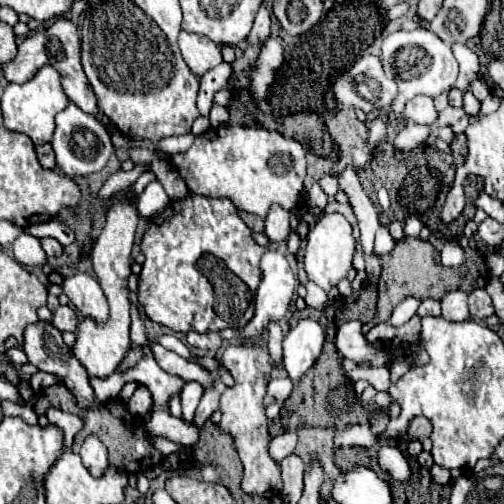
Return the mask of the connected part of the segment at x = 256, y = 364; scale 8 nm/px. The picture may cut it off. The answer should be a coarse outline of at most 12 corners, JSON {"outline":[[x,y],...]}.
{"outline":[[232,344],[222,364],[221,428],[244,464],[250,496],[282,490],[262,404],[266,346]]}

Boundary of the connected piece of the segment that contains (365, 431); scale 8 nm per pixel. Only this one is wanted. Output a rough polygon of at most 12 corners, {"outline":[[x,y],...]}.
{"outline":[[368,424],[350,426],[334,436],[334,450],[340,446],[374,446]]}

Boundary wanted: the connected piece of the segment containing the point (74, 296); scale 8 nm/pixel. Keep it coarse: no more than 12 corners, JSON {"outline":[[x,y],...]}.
{"outline":[[90,274],[64,278],[64,294],[84,318],[100,326],[110,306]]}

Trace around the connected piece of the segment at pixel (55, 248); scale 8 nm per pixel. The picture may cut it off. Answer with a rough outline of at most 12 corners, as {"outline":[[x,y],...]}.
{"outline":[[40,238],[48,256],[60,256],[62,244],[54,238]]}

